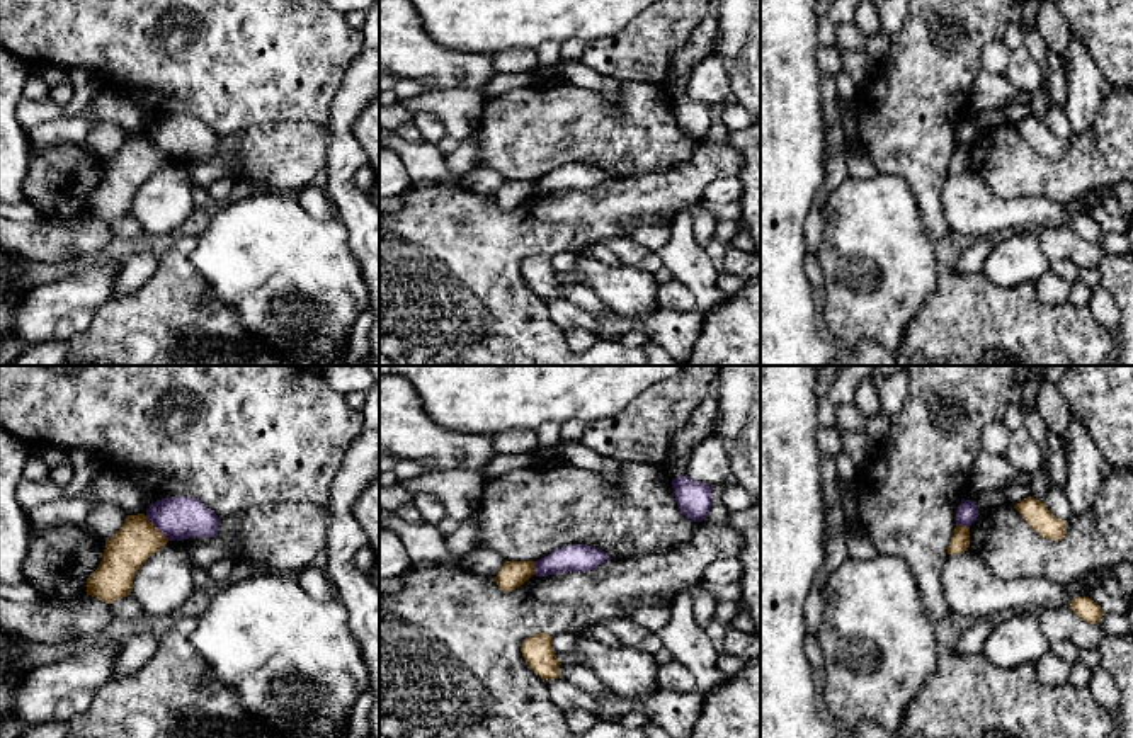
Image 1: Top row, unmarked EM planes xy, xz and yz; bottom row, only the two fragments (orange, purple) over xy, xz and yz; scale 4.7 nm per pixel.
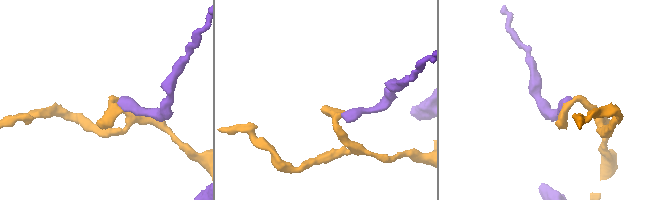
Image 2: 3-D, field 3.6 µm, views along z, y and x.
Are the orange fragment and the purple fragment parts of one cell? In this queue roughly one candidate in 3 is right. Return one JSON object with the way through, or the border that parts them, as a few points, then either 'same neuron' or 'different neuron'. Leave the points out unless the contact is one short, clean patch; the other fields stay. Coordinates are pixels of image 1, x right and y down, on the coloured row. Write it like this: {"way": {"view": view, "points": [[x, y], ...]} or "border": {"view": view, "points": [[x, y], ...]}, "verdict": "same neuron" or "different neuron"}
{"border": {"view": "xy", "points": [[145, 516], [169, 539]]}, "verdict": "different neuron"}

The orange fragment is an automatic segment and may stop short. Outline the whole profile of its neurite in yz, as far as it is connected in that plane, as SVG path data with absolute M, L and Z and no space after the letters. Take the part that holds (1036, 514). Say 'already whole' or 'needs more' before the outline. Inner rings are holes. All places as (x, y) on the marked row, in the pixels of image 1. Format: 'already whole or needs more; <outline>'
already whole; M1034 497L1021 500L1014 508L1039 536L1051 541L1062 541L1065 537L1067 520L1056 519L1048 507Z

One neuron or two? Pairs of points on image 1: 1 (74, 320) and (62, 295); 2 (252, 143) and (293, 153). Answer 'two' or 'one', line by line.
1: two
2: one

